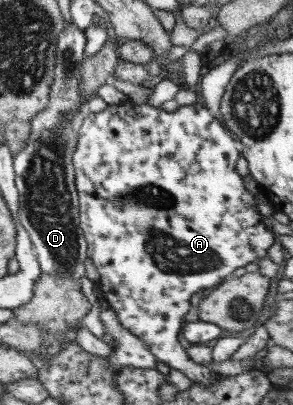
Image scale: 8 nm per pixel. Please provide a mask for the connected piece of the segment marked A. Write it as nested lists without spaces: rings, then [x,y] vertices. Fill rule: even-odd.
[[[131,101],[118,105],[106,105],[98,113],[87,112],[78,129],[78,138],[75,151],[72,155],[74,167],[74,185],[79,202],[79,227],[87,242],[86,254],[96,268],[99,276],[99,291],[101,296],[115,312],[118,322],[130,334],[139,338],[143,345],[169,368],[175,368],[184,373],[196,386],[214,386],[220,375],[212,372],[207,366],[196,364],[184,352],[178,343],[178,332],[184,325],[184,314],[190,310],[188,299],[194,292],[212,288],[219,285],[224,279],[229,278],[232,272],[240,266],[246,266],[248,262],[256,262],[266,255],[266,249],[276,241],[277,235],[262,223],[262,216],[256,207],[257,201],[252,193],[243,186],[242,177],[236,173],[234,164],[240,155],[240,147],[236,138],[212,116],[211,112],[199,103],[178,106],[173,111],[160,110],[148,103],[134,104]]]

